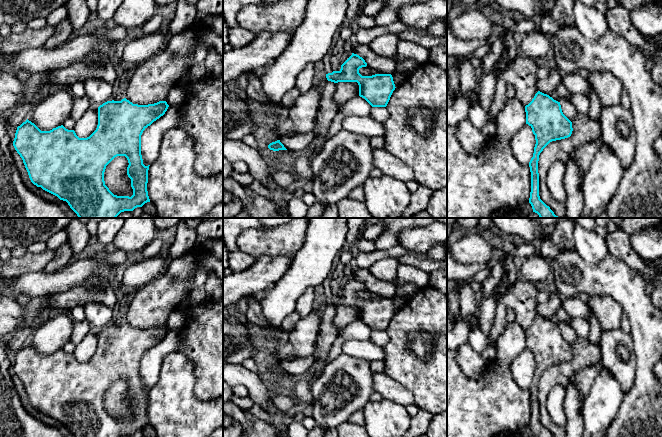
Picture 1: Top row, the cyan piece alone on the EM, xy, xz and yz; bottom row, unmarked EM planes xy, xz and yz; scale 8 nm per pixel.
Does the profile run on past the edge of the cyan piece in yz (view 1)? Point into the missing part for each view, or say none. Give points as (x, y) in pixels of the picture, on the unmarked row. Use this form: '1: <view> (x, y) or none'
1: none

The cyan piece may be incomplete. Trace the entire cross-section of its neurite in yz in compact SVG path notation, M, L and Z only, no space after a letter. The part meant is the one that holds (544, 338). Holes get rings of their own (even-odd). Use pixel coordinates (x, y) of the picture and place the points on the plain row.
M538 315L532 325L525 330L526 348L532 352L536 368L529 386L531 396L531 416L529 427L535 437L554 437L539 420L539 379L552 365L571 360L572 346L563 338L560 326Z

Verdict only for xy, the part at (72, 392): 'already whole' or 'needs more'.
already whole

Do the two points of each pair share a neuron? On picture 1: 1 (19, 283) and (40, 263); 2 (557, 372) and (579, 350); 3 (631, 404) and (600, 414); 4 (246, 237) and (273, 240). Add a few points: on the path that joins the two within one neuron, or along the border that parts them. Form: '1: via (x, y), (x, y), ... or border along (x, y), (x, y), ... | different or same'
1: border along (43, 269), (29, 271), (11, 278) | different
2: via (564, 371), (579, 357) | same
3: border along (624, 394), (619, 411), (608, 426) | different
4: via (253, 240), (266, 240) | same

